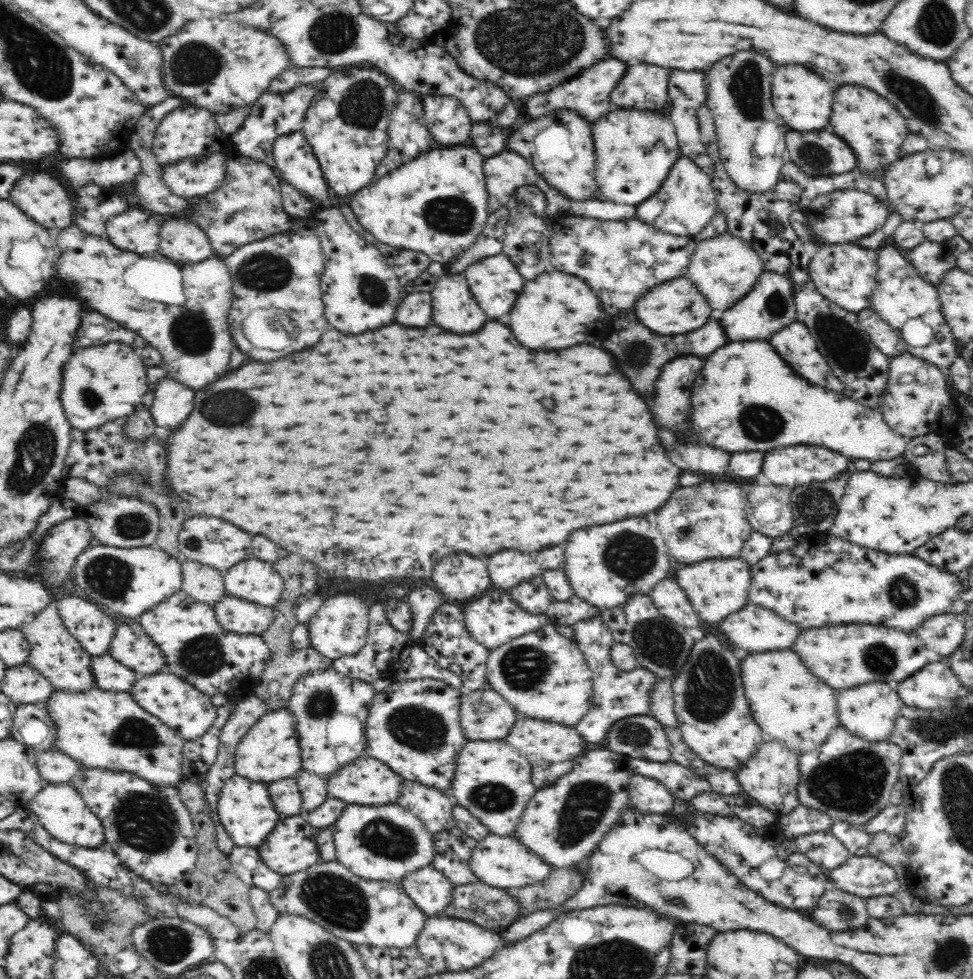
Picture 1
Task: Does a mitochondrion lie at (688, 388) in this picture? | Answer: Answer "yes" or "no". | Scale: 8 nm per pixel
no

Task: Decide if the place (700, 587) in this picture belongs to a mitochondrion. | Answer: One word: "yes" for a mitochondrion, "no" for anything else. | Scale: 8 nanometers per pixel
no

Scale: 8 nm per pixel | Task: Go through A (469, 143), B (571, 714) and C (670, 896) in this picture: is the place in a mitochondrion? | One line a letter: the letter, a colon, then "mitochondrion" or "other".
A: other
B: other
C: mitochondrion

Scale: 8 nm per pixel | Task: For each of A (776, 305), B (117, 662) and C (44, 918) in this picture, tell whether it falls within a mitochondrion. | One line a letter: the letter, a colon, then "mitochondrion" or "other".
A: mitochondrion
B: other
C: other

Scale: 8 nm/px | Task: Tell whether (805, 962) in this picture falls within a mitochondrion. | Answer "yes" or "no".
no

